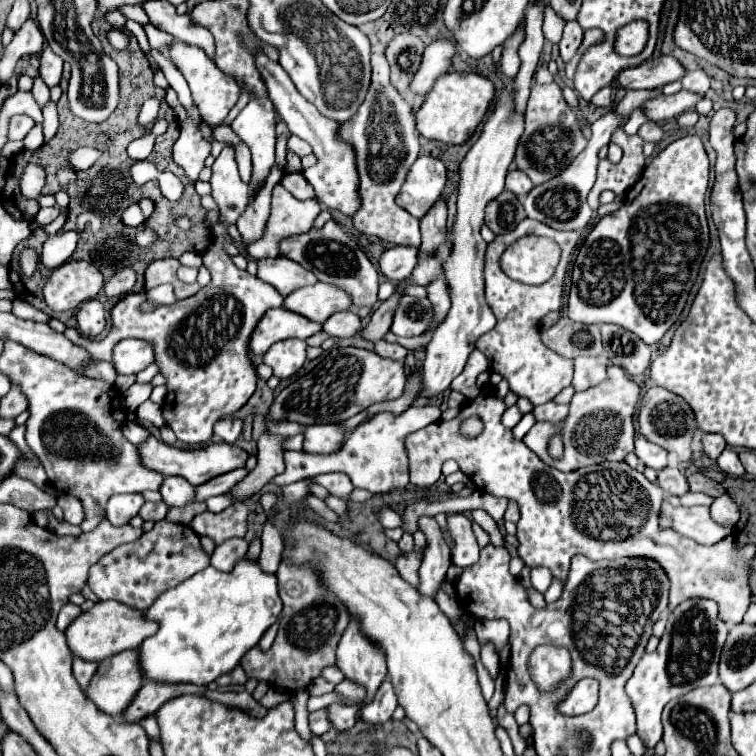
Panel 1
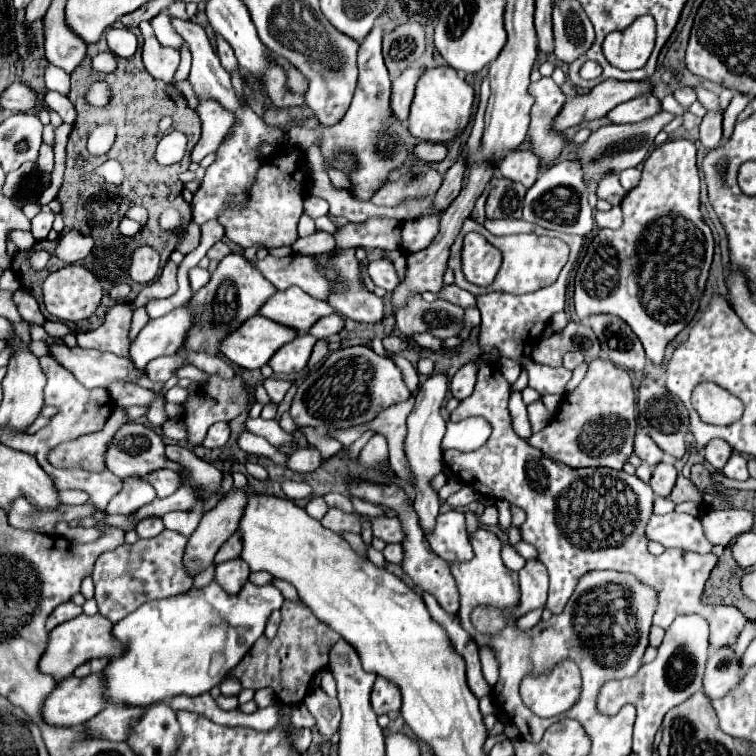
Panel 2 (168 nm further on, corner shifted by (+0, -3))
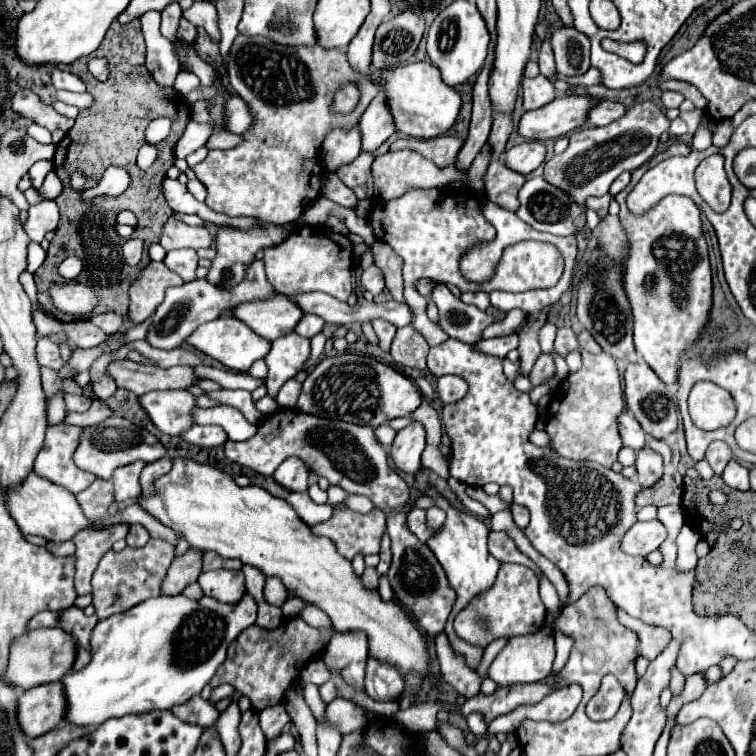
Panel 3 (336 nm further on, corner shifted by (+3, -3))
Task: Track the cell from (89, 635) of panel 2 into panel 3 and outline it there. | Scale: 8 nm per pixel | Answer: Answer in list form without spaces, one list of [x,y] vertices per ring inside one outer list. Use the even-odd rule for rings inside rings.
[[[56,626],[56,628],[32,630],[28,634],[24,634],[24,638],[12,640],[8,666],[4,670],[2,680],[18,690],[20,688],[28,690],[28,688],[40,686],[40,684],[58,682],[64,674],[68,674],[72,670],[74,656],[76,656],[76,642],[72,642],[72,636],[66,634],[62,628]]]

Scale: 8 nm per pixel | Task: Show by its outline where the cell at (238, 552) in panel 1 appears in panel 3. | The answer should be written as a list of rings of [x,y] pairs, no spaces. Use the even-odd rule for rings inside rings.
[[[242,570],[204,572],[204,574],[200,574],[198,584],[202,586],[206,596],[216,598],[218,602],[224,602],[224,604],[240,602],[240,598],[246,594]]]

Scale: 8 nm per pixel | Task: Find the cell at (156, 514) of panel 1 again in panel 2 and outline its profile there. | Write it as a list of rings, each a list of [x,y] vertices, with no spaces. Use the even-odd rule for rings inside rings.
[[[143,518],[143,522],[139,522],[135,530],[137,530],[139,538],[153,538],[153,536],[161,534],[163,528],[165,526],[163,526],[161,518]]]

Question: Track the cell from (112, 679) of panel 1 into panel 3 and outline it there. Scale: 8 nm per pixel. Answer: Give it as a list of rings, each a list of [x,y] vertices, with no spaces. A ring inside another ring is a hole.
[[[60,682],[26,690],[16,702],[16,720],[28,738],[38,738],[50,732],[64,720],[64,714],[64,690]]]

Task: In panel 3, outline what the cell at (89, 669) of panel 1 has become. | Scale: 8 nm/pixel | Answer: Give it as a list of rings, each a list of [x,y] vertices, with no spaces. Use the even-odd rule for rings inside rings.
[[[68,606],[66,610],[60,612],[60,622],[58,626],[62,630],[66,630],[68,634],[72,634],[72,638],[76,640],[76,660],[72,670],[80,670],[82,666],[86,666],[88,658],[90,658],[90,634],[96,626],[98,618],[94,616],[86,616],[82,608],[78,606]]]

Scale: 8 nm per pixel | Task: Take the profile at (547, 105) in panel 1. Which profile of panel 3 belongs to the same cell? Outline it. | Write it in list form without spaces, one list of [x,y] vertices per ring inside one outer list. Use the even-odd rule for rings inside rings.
[[[542,74],[536,78],[524,78],[522,90],[524,90],[524,110],[540,108],[556,98],[554,84]]]

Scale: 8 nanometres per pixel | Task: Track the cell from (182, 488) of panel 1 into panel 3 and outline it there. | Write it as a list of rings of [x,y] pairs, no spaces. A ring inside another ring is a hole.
[[[168,456],[160,458],[158,462],[146,464],[144,470],[142,470],[142,476],[140,476],[140,484],[142,484],[144,494],[152,494],[152,482],[154,482],[158,476],[166,474],[170,468],[172,468],[172,458],[168,458]]]

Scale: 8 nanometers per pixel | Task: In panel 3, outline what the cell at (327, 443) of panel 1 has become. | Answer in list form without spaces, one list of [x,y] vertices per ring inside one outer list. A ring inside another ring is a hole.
[[[288,458],[284,464],[280,464],[272,478],[290,492],[306,492],[308,488],[308,470],[298,458]]]

